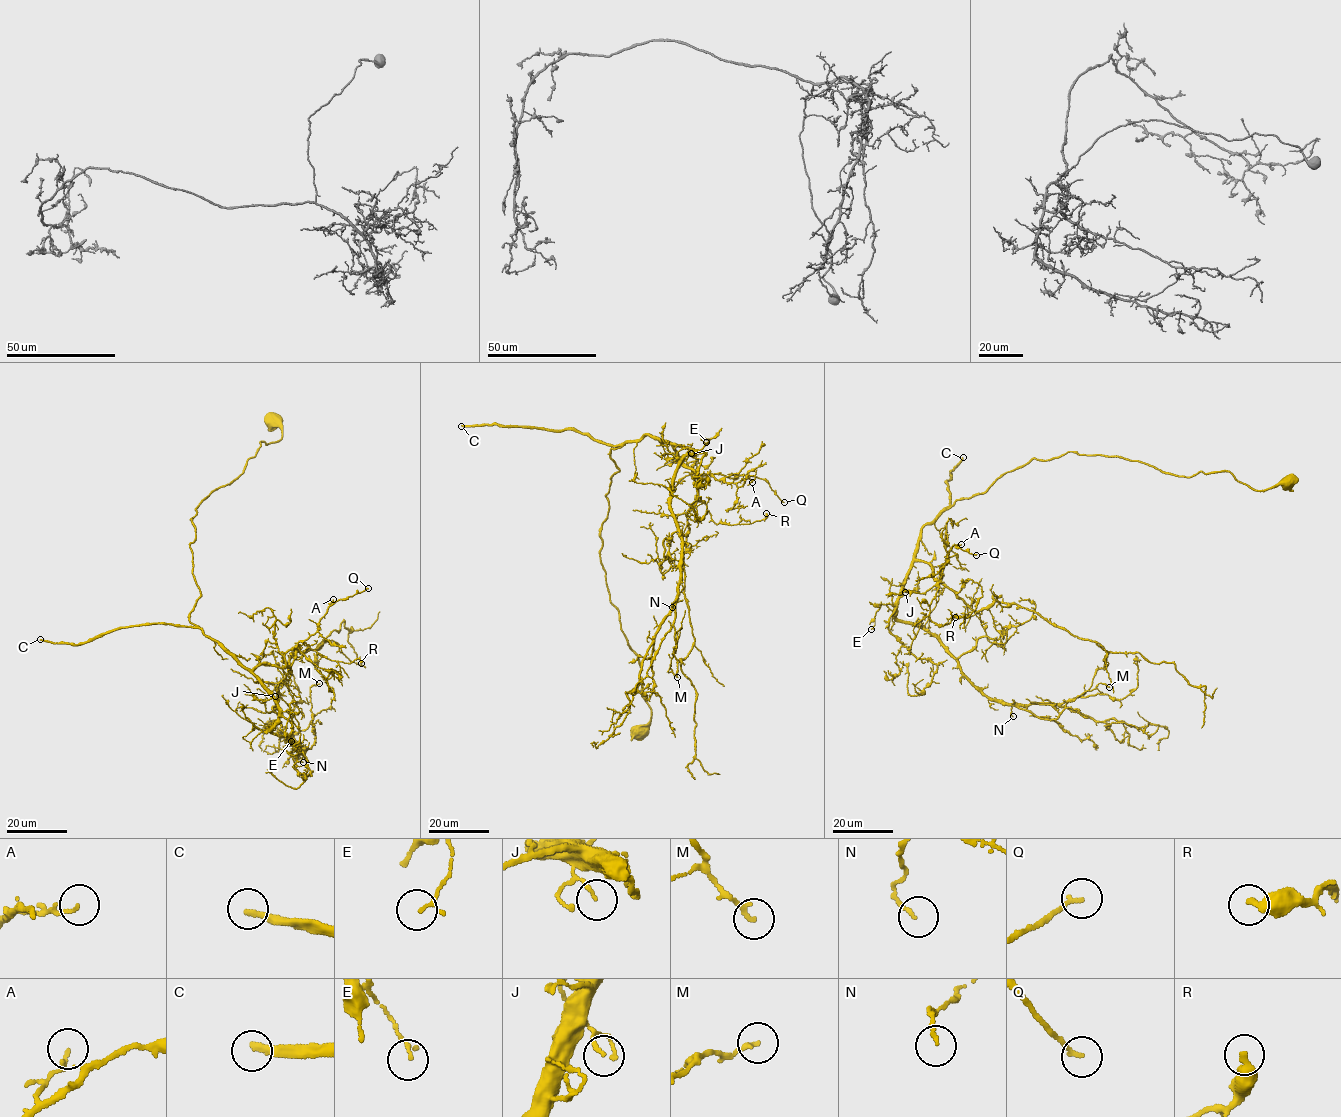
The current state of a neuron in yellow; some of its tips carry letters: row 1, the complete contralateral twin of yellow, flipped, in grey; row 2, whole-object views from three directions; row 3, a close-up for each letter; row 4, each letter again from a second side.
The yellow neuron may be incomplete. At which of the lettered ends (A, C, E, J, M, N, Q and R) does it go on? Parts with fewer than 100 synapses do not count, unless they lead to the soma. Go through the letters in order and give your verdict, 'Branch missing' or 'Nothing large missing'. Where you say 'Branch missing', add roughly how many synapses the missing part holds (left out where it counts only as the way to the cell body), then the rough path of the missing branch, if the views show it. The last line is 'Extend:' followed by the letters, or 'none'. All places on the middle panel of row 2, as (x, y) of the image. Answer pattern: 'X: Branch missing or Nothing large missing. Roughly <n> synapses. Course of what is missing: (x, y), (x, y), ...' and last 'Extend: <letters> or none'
A: Nothing large missing
C: Branch missing. Roughly 950 synapses
E: Nothing large missing
J: Nothing large missing
M: Nothing large missing
N: Nothing large missing
Q: Nothing large missing
R: Nothing large missing
Extend: C

